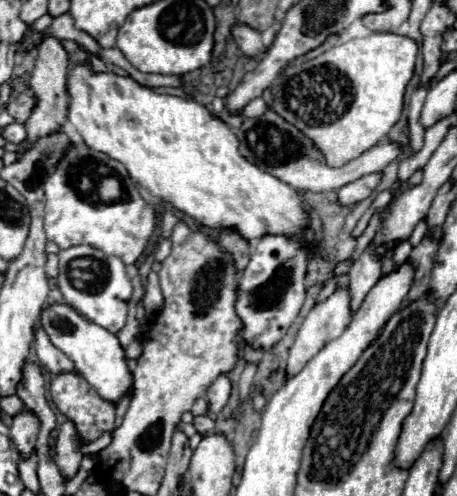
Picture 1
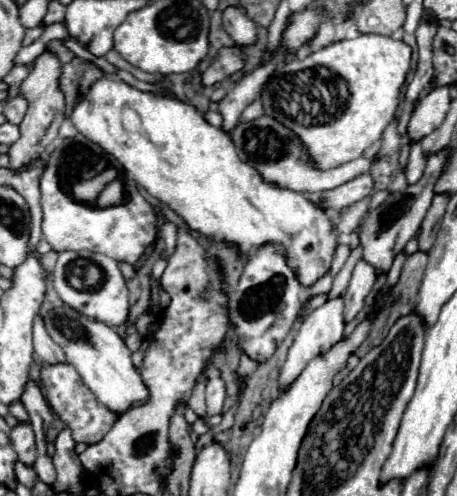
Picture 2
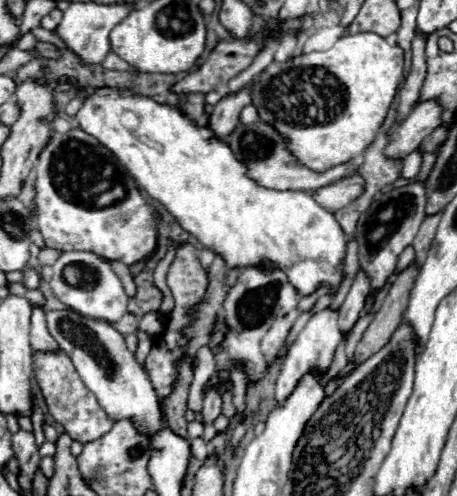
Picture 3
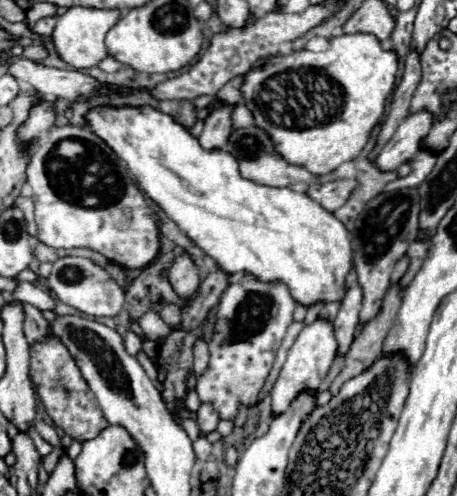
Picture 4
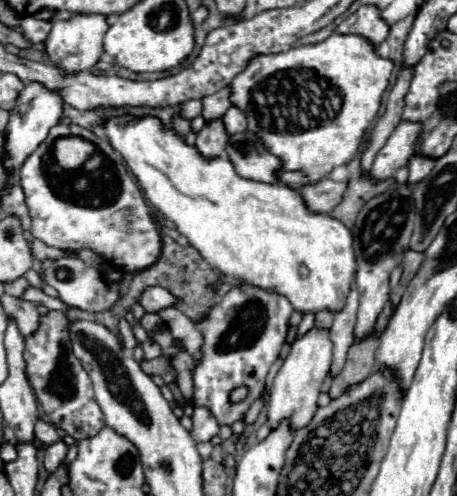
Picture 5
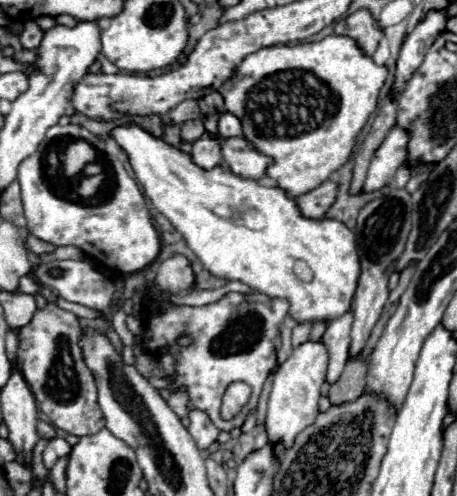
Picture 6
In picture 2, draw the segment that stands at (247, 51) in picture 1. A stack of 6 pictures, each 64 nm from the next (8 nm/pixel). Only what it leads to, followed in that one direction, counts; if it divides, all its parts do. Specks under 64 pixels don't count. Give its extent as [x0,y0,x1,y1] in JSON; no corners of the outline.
[222,8,258,48]

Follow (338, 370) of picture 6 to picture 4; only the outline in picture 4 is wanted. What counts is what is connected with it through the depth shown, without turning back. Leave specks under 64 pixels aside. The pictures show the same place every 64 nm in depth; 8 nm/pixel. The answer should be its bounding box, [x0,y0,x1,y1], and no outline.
[334,288,362,354]

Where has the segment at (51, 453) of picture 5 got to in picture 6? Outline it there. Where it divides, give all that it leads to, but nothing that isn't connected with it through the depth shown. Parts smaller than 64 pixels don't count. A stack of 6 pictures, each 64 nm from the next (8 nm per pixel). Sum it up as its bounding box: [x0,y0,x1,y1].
[44,438,72,470]

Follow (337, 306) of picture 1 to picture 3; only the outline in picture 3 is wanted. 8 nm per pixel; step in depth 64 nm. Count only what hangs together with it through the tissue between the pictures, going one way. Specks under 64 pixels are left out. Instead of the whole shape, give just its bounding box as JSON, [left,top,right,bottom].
[276,308,342,404]

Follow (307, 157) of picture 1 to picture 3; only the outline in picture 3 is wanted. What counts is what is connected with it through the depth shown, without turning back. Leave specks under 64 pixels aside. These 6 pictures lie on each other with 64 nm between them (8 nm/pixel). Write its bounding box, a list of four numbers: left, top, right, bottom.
[226,120,356,190]

